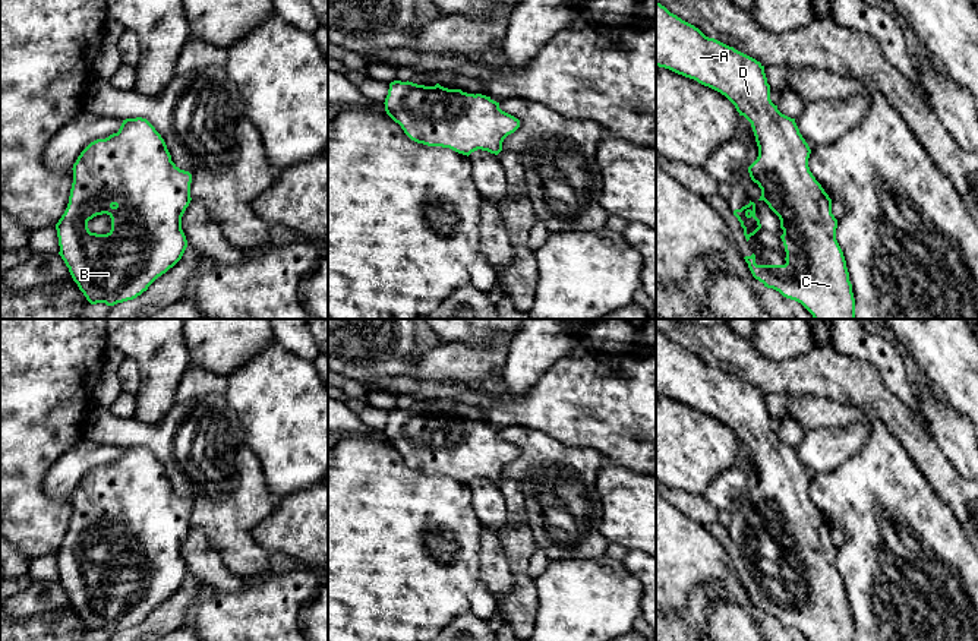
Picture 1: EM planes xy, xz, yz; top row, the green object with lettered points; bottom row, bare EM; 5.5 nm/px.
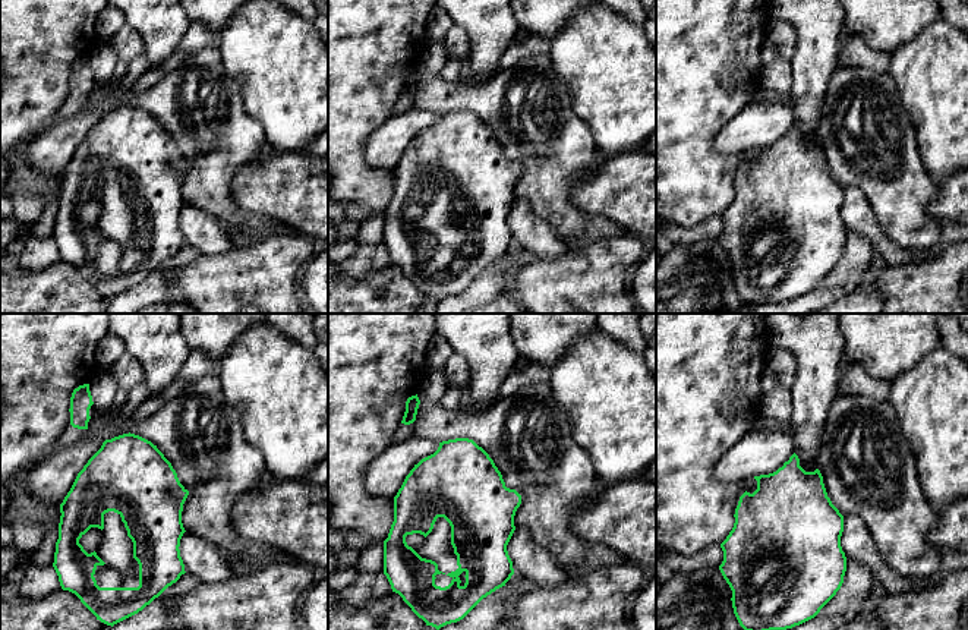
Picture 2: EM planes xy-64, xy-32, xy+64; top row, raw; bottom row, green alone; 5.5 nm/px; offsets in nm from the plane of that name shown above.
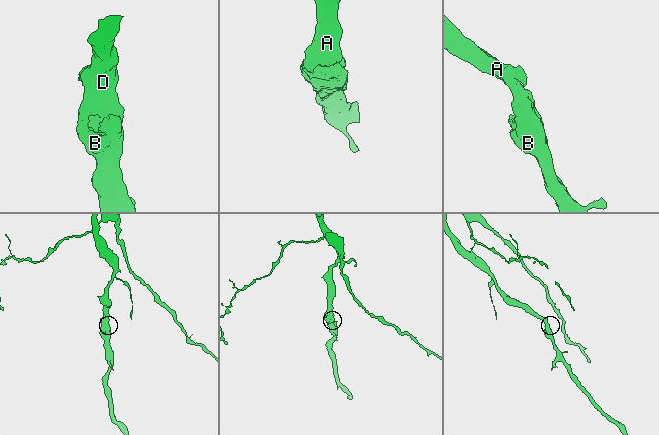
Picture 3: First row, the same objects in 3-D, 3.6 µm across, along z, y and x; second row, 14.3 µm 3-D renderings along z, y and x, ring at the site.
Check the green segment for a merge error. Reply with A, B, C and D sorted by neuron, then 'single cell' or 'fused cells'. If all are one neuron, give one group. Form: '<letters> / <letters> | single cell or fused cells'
A B C D | single cell

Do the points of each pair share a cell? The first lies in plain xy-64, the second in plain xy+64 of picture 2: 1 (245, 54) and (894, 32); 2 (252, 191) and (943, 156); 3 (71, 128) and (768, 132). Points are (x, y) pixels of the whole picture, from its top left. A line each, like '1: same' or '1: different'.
1: different
2: different
3: same

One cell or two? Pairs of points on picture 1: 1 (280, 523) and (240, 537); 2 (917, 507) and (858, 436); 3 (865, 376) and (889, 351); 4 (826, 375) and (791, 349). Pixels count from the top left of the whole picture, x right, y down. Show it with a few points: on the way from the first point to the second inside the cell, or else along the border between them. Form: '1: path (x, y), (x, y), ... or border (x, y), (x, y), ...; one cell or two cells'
1: border (274, 507), (252, 530), (252, 537), (268, 552); two cells
2: border (873, 420), (868, 441), (839, 466); two cells
3: border (842, 353), (870, 362), (895, 394); two cells
4: border (816, 346), (795, 359), (767, 359); two cells

